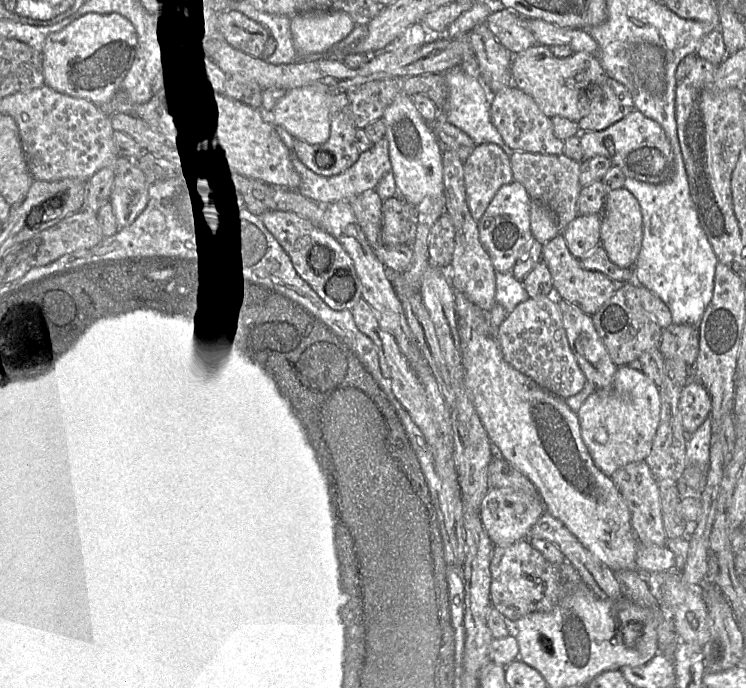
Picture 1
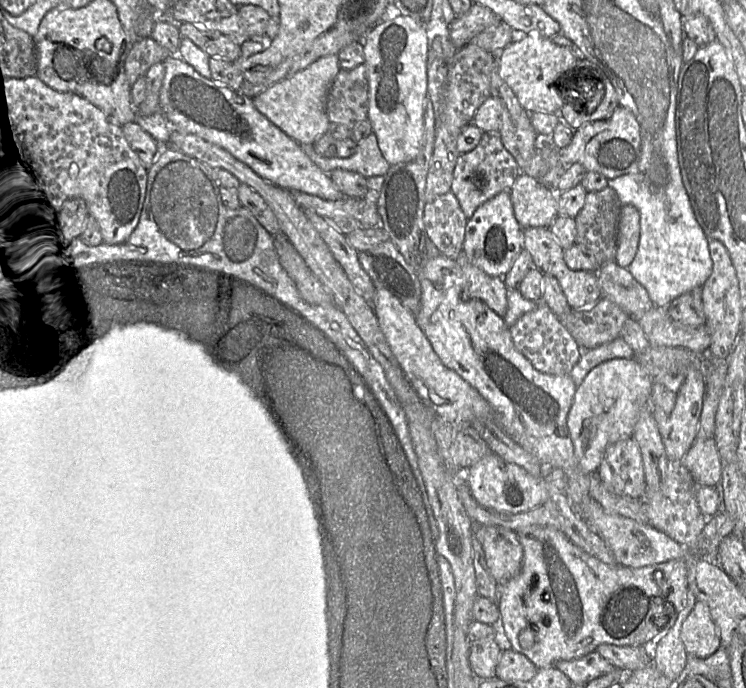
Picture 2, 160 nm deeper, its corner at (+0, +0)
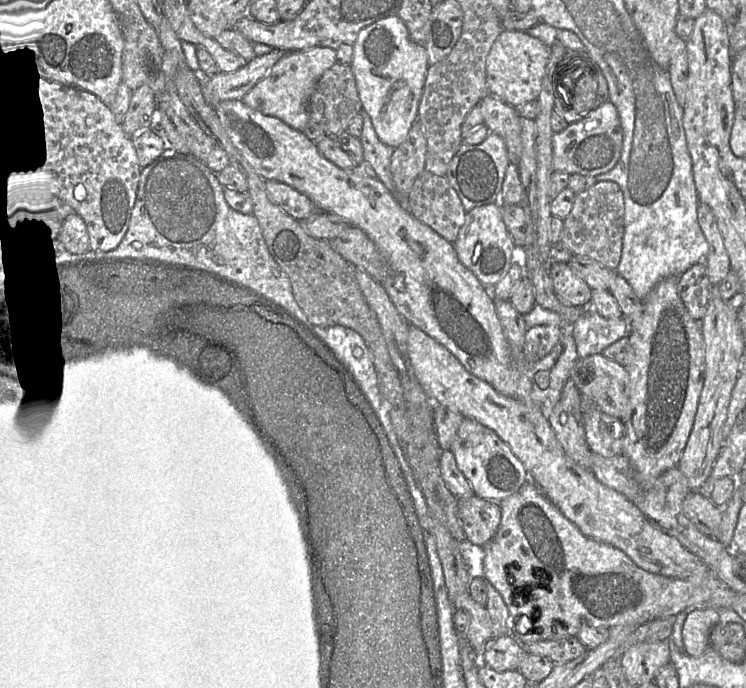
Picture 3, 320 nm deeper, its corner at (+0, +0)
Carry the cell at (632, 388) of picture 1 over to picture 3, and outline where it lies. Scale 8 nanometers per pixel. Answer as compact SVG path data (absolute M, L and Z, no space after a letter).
M463 418L450 450L458 468L472 486L474 494L485 500L501 502L518 492L529 481L524 464L510 447L493 430L472 419Z

